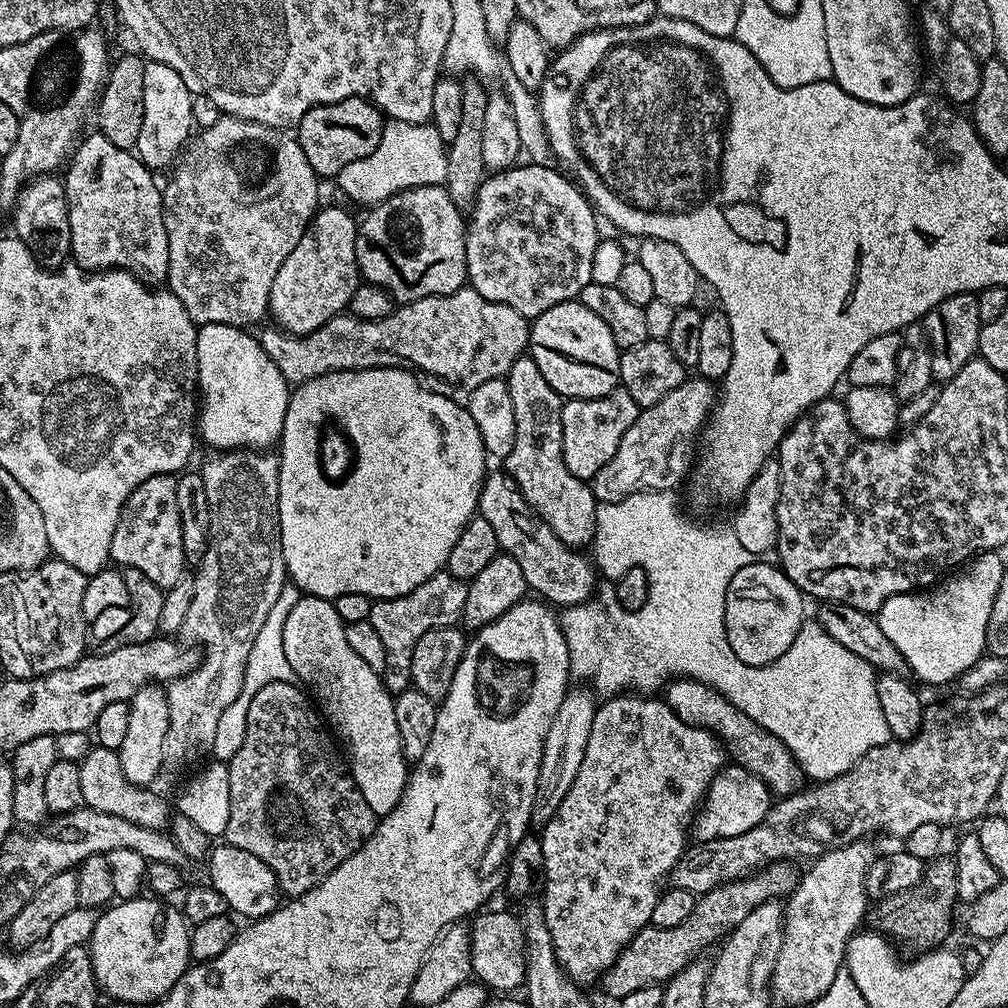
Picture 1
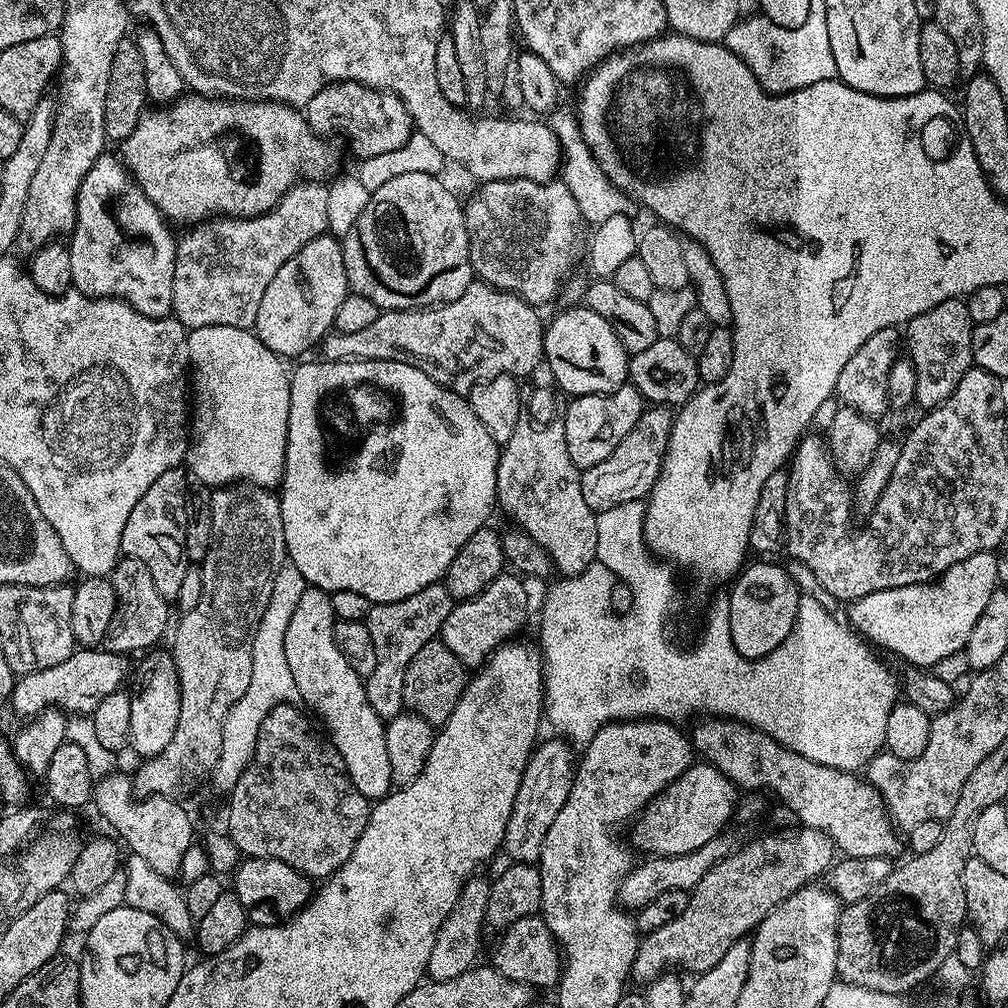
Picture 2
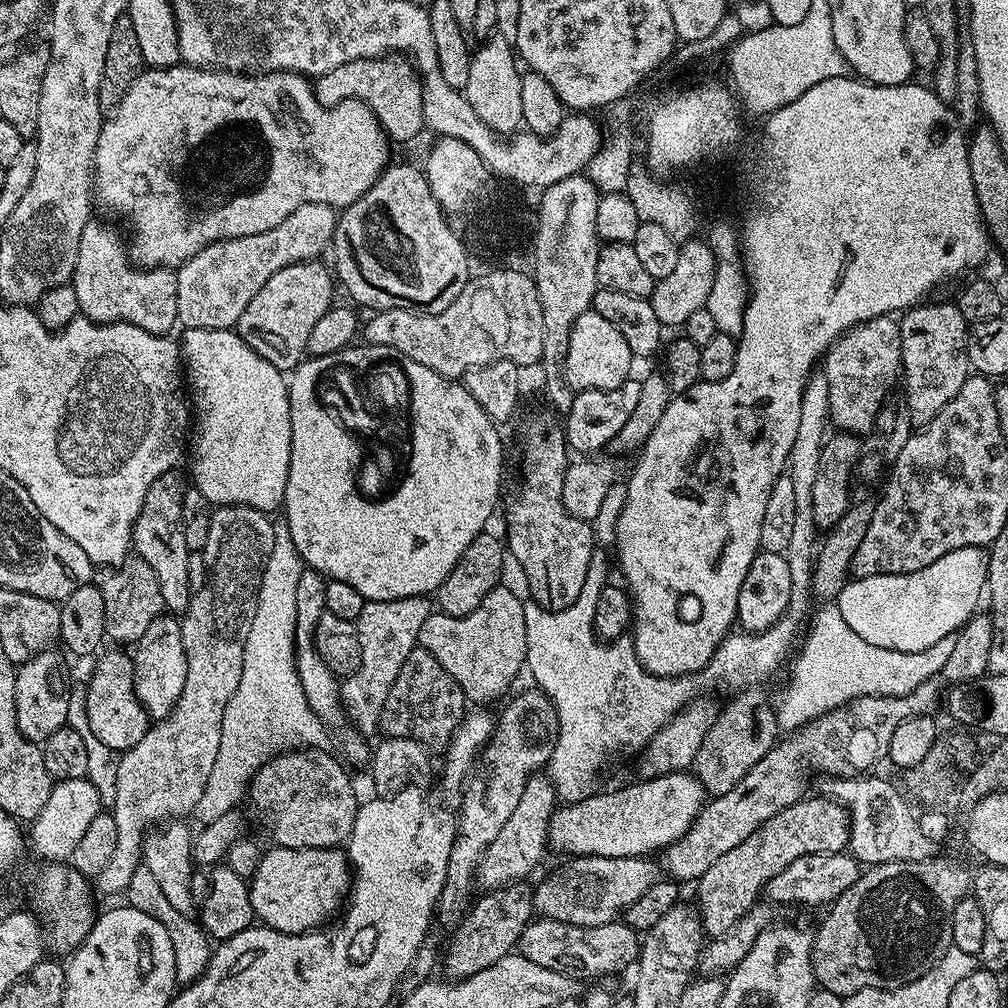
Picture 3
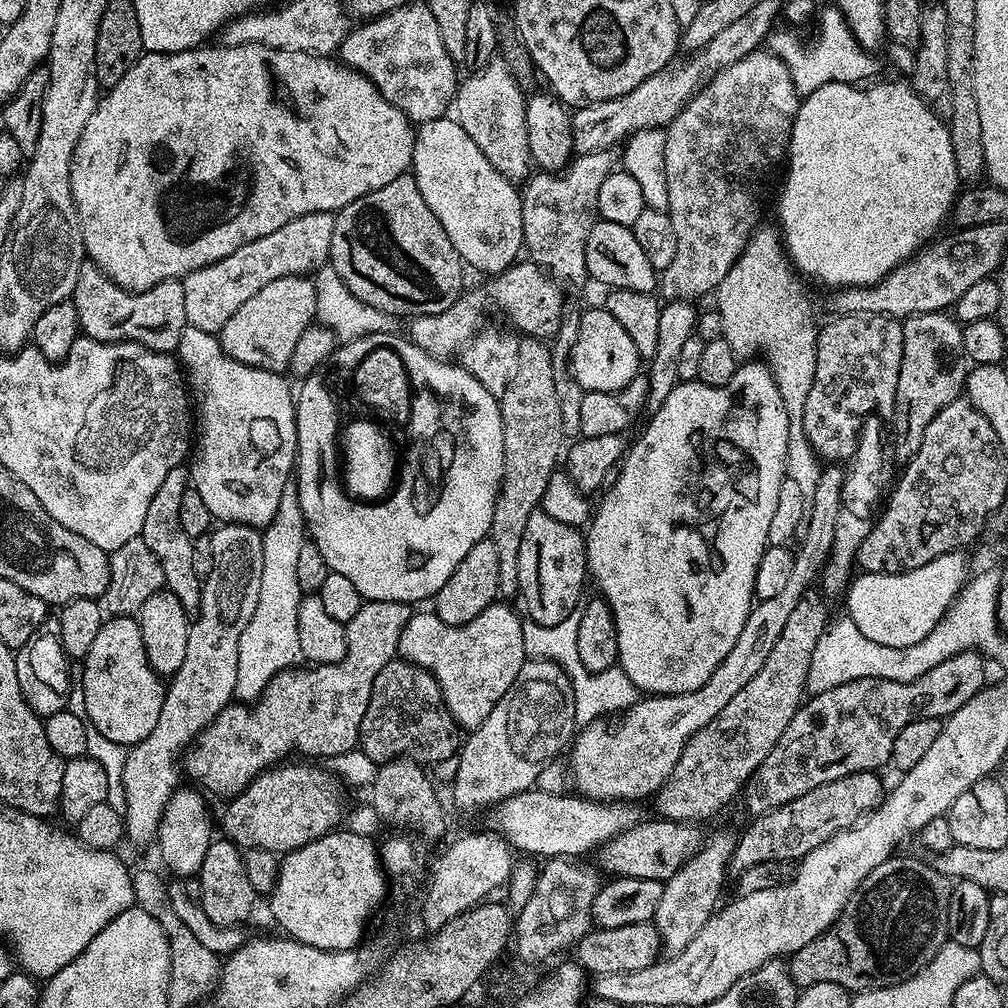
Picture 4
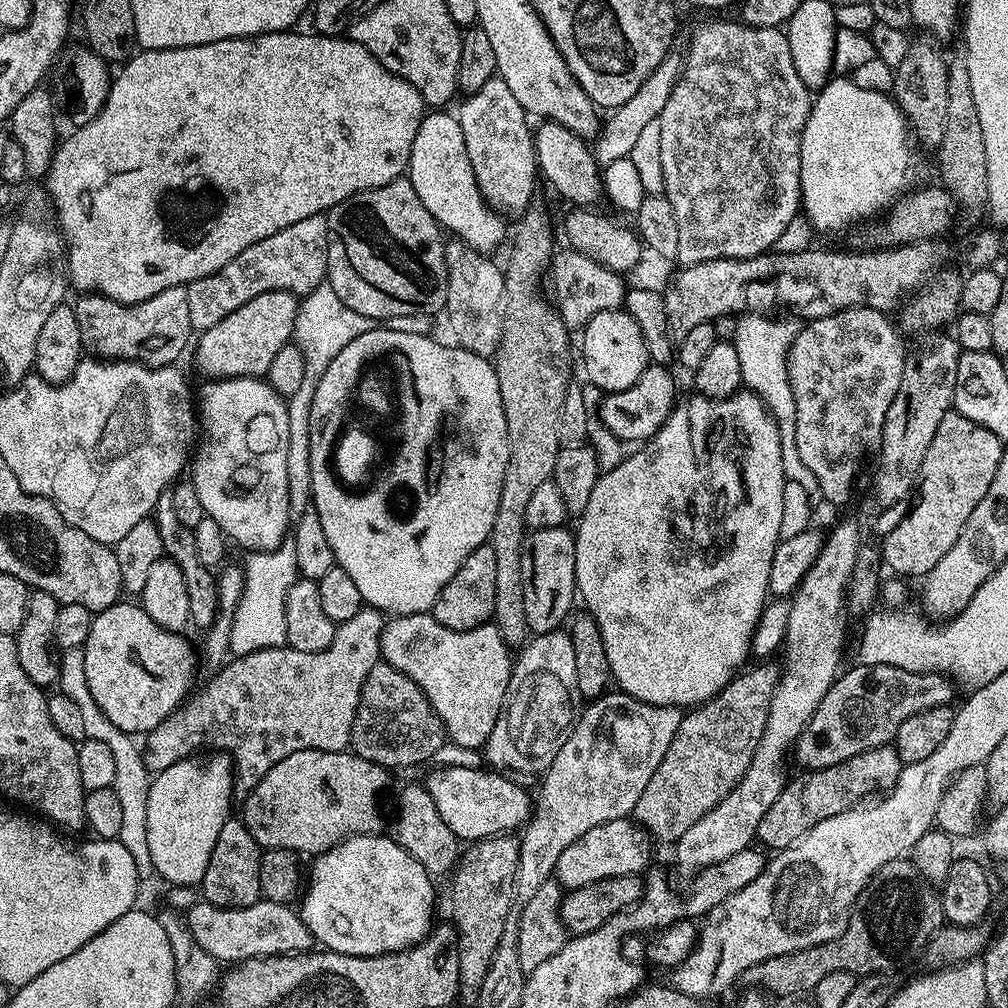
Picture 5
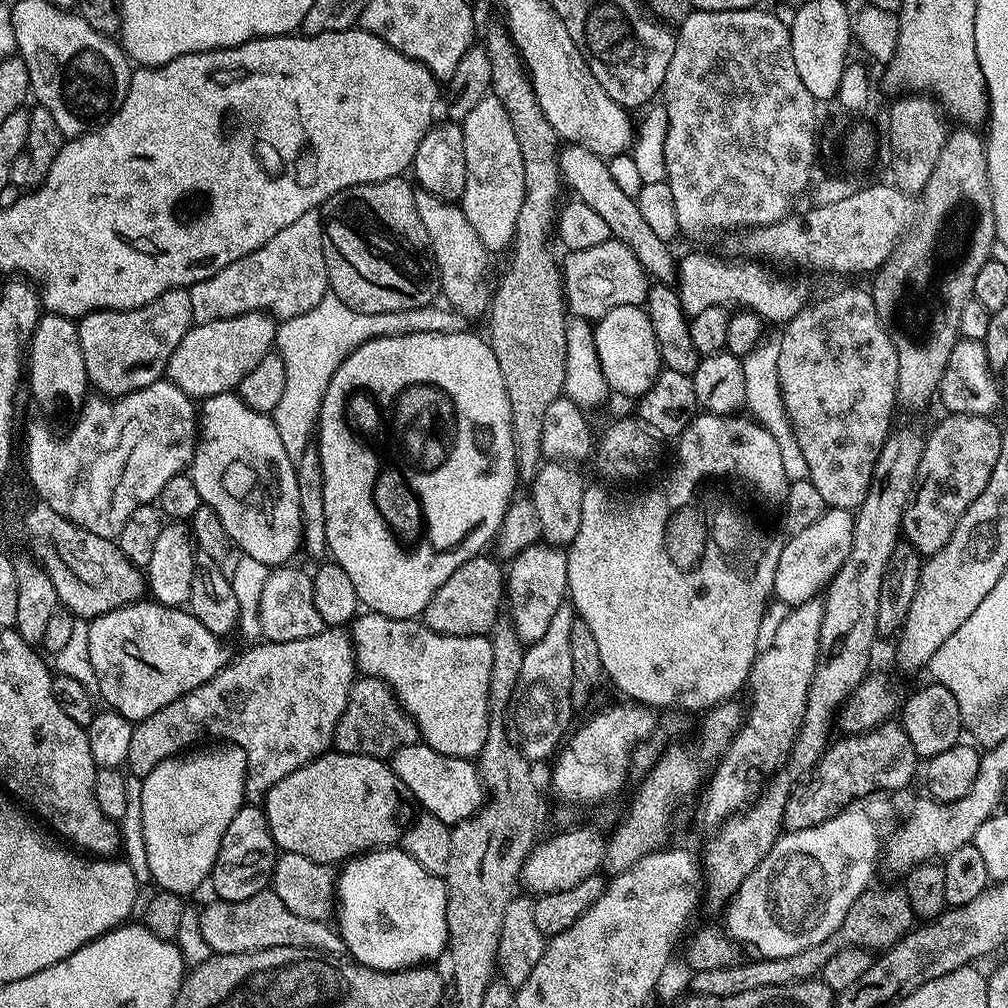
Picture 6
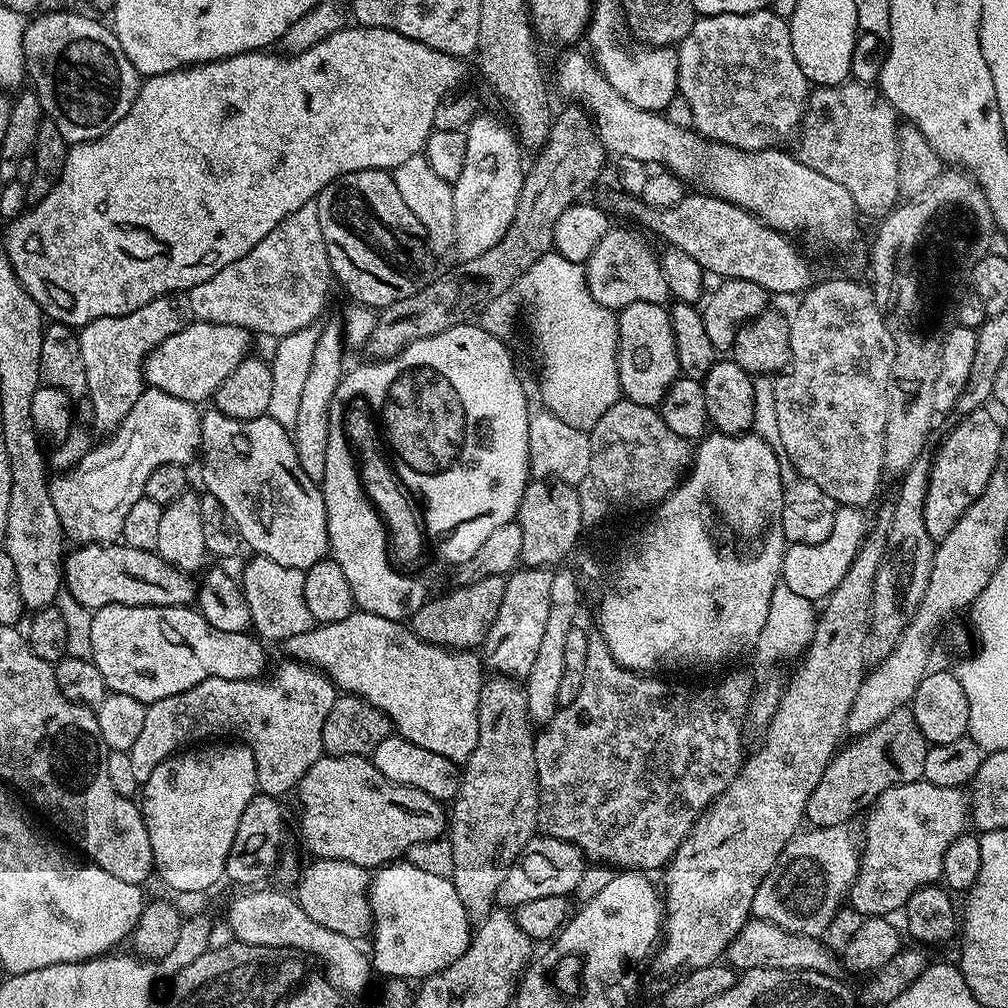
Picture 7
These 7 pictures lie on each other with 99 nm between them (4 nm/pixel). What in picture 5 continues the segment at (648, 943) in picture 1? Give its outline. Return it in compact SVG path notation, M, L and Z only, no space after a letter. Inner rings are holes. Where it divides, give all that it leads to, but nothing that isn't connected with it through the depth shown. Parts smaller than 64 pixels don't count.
M885 746L854 754L854 758L838 766L809 771L801 788L798 781L789 779L782 794L774 798L774 806L766 810L766 818L762 818L756 831L756 840L764 843L765 849L790 847L794 841L801 840L811 828L818 826L818 822L826 822L826 818L834 818L834 814L842 814L847 808L859 805L863 796L868 796L871 792L883 793L891 790L898 782L901 767L895 747Z

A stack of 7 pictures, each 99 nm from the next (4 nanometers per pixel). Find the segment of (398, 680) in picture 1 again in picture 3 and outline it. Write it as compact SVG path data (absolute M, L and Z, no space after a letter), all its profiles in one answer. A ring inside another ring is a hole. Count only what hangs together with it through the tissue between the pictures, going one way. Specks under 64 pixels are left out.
M411 596L410 598L394 598L393 600L370 600L362 606L362 614L355 620L358 630L358 642L362 642L362 662L354 674L343 677L340 685L340 699L350 720L361 733L376 732L380 723L380 715L386 706L386 694L394 686L394 678L398 678L398 670L402 670L402 662L406 662L410 650L420 642L420 631L426 618L434 611L434 604L428 596Z

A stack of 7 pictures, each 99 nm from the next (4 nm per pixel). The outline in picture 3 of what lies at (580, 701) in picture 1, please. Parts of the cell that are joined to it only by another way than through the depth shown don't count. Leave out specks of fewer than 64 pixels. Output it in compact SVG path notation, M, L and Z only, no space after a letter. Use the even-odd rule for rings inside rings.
M537 774L529 778L522 790L522 799L510 818L506 818L506 826L490 842L488 849L482 854L480 864L476 868L475 883L481 884L481 889L500 888L503 884L524 882L528 875L544 860L544 848L549 847L548 827L558 807L556 791L547 775Z

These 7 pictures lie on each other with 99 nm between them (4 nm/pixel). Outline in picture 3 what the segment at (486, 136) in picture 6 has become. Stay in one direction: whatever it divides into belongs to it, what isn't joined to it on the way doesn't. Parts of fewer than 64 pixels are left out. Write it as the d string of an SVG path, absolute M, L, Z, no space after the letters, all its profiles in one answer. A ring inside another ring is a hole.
M493 34L483 41L472 53L470 62L470 82L462 89L464 96L474 106L474 114L490 126L490 130L499 132L501 136L511 137L521 131L522 118L522 82L521 69L516 69L518 56L514 47L500 35Z

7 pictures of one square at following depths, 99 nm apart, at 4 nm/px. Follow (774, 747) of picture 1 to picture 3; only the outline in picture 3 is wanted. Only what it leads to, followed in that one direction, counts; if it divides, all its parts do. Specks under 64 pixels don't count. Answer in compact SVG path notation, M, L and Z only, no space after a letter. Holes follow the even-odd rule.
M877 774L828 778L823 781L823 795L836 800L847 808L852 825L848 835L851 855L861 865L885 864L886 862L922 862L938 855L938 845L930 842L918 830L919 815L904 801L905 793Z

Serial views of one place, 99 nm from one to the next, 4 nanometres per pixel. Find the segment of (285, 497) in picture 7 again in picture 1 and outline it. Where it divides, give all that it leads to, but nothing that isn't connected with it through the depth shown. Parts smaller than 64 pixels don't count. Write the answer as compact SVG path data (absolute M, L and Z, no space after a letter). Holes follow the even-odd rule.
M201 324L196 329L196 353L198 362L196 363L196 378L198 381L198 436L212 447L212 450L268 450L279 441L284 429L284 419L286 418L286 406L290 395L290 385L282 378L278 366L266 354L266 350L261 346L259 339L255 335L251 336L251 331L244 328L235 328L229 324Z

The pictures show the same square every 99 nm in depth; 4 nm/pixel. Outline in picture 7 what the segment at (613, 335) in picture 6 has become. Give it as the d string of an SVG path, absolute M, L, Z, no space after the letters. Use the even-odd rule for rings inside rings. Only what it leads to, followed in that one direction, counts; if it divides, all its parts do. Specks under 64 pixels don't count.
M634 302L619 309L618 322L618 378L623 399L638 402L638 406L656 408L664 400L666 390L680 376L678 350L674 346L674 330L669 309L654 302Z

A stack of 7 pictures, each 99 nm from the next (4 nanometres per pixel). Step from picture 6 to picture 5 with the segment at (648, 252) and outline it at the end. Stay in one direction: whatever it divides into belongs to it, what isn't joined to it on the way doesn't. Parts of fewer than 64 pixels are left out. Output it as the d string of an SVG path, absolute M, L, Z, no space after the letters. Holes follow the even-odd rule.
M544 120L534 128L536 141L536 166L539 175L561 196L569 200L572 206L596 206L605 195L601 167L597 164L593 149L585 137L566 130L553 120Z

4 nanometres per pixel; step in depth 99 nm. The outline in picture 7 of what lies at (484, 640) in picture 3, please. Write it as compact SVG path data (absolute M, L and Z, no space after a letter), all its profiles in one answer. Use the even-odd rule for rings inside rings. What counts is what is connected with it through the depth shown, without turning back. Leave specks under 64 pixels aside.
M359 610L351 612L342 622L330 622L323 626L314 626L310 630L306 630L306 634L294 634L294 638L283 641L282 648L285 648L292 655L289 657L293 661L307 664L323 672L325 676L330 677L332 683L336 685L341 693L360 696L363 700L370 701L379 712L383 712L392 721L393 729L399 736L414 742L414 746L423 746L425 750L434 750L434 754L442 754L442 758L450 758L457 762L467 760L470 753L474 750L474 746L478 746L478 698L480 697L480 688L484 685L486 679L486 668L482 663L481 657L475 651L449 650L447 648L439 648L436 644L427 644L426 641L416 637L415 632L412 631L407 623L391 620L390 618L382 618L378 614L370 614Z

